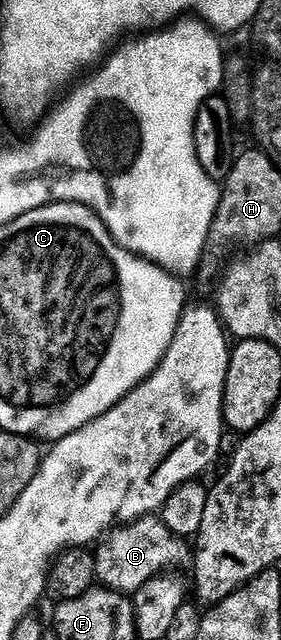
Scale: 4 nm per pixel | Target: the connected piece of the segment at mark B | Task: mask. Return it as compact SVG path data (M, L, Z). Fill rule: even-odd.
M146 516L143 517L141 519L139 519L138 521L134 521L131 524L128 524L126 527L119 527L116 528L99 546L98 546L98 550L96 550L95 553L95 574L96 574L96 580L102 585L102 586L106 586L108 588L111 588L120 593L134 593L136 591L138 591L139 588L141 588L142 585L144 585L145 582L147 582L148 580L150 580L151 578L153 578L154 576L156 576L157 574L162 574L166 569L173 569L173 568L169 568L169 567L187 567L190 568L192 566L193 563L193 553L192 550L190 548L184 549L183 546L181 545L182 542L174 535L174 533L172 531L170 531L170 529L168 529L168 527L164 524L164 522L160 519L157 518L156 516Z

